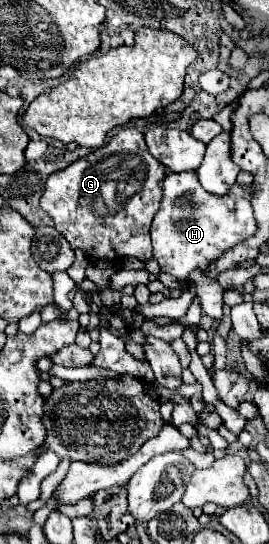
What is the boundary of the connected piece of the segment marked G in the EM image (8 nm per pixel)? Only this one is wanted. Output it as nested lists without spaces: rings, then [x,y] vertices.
[[[122,128],[102,148],[90,152],[86,158],[72,162],[68,168],[50,174],[40,198],[40,206],[54,220],[54,228],[68,240],[72,250],[82,250],[88,258],[106,262],[118,262],[130,256],[148,260],[152,258],[150,224],[160,210],[164,176],[166,168],[148,154],[142,132],[138,128]]]

